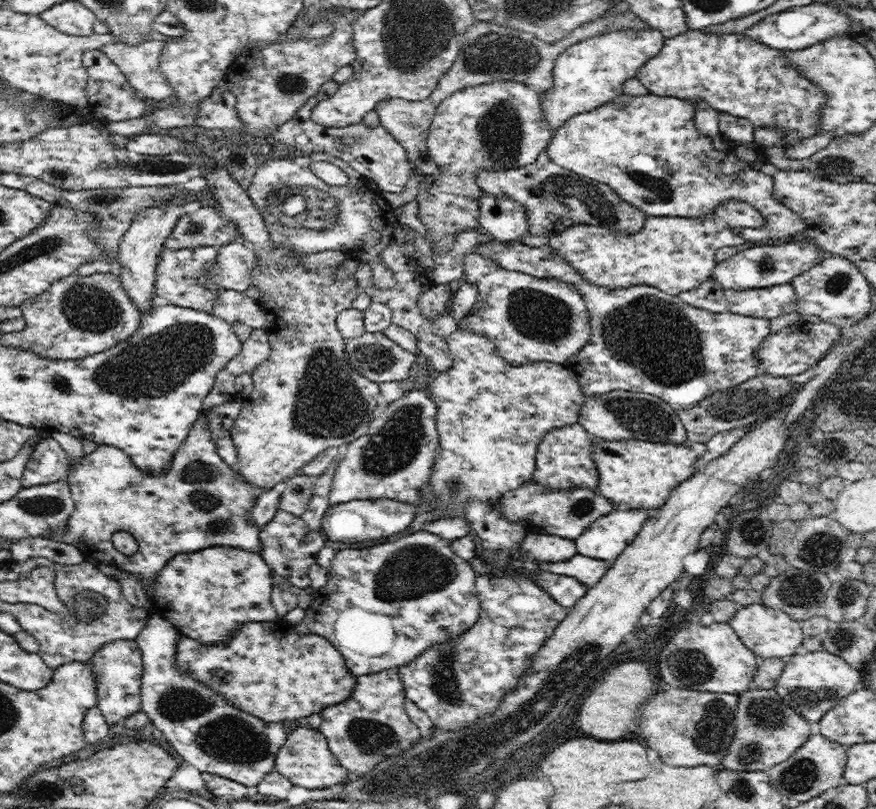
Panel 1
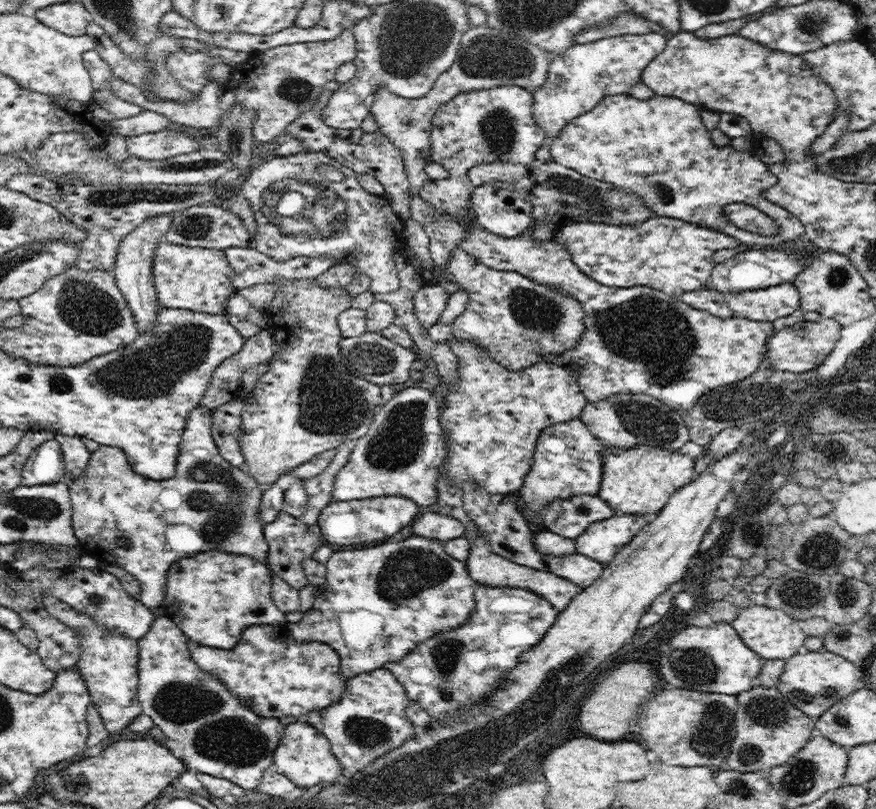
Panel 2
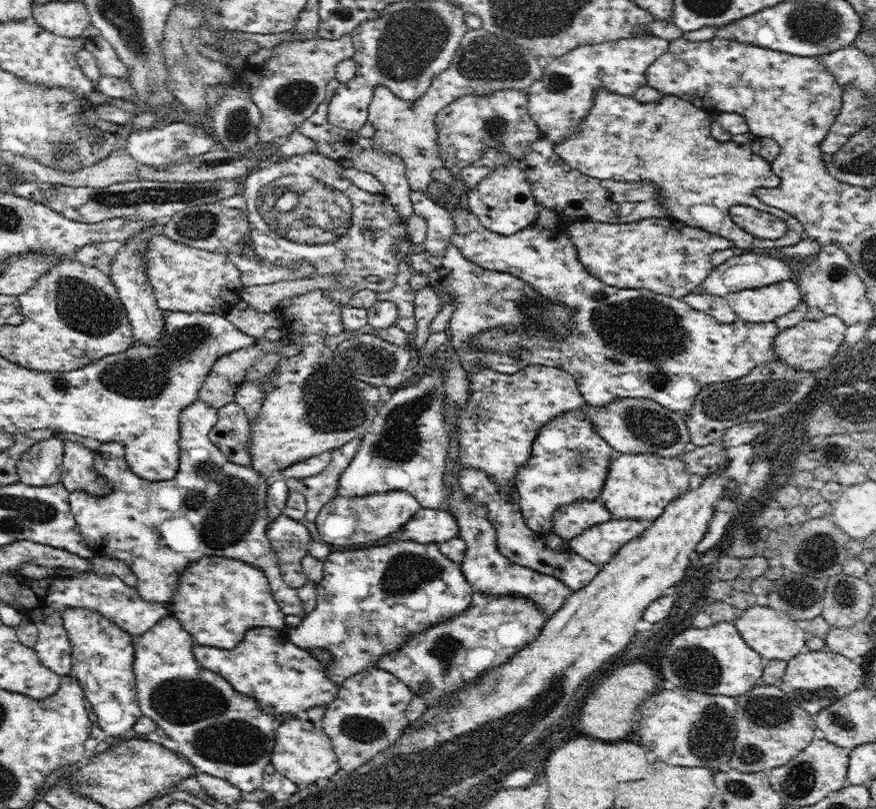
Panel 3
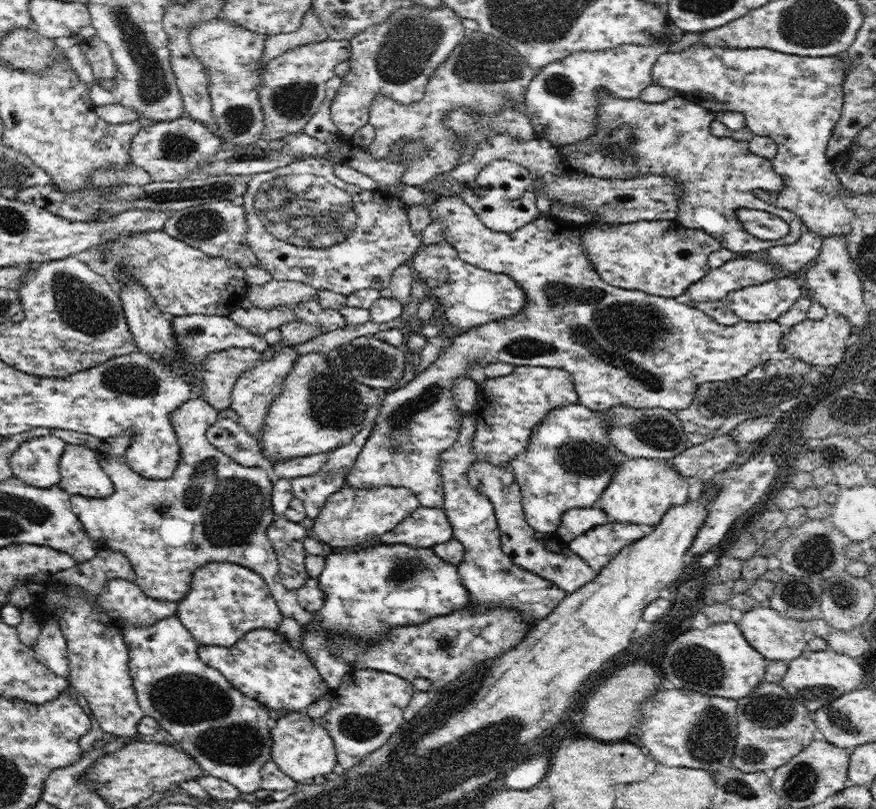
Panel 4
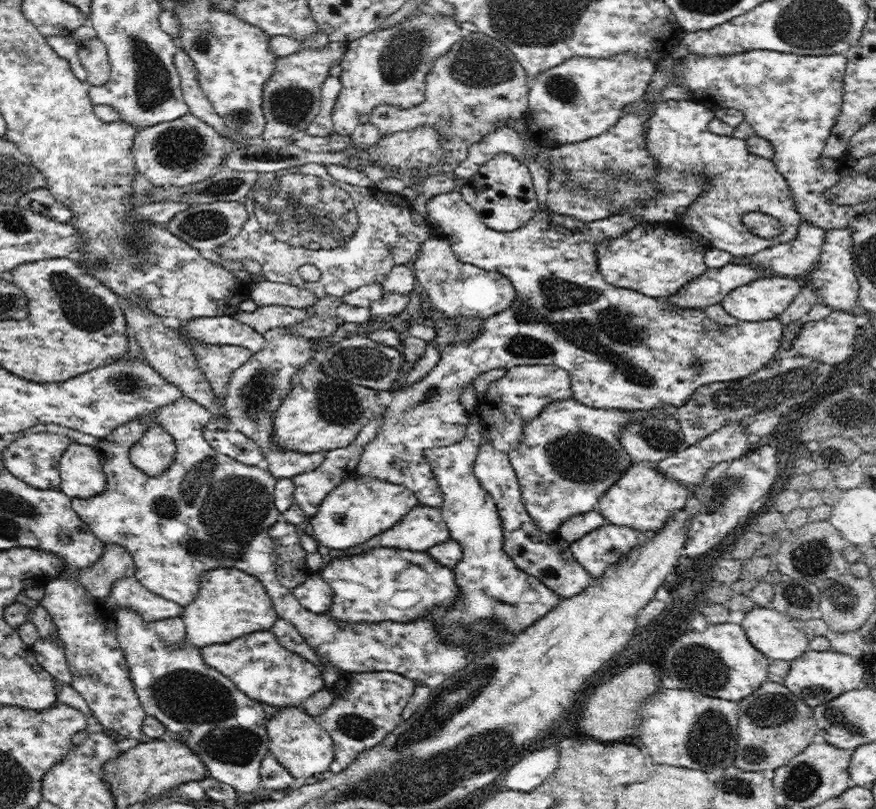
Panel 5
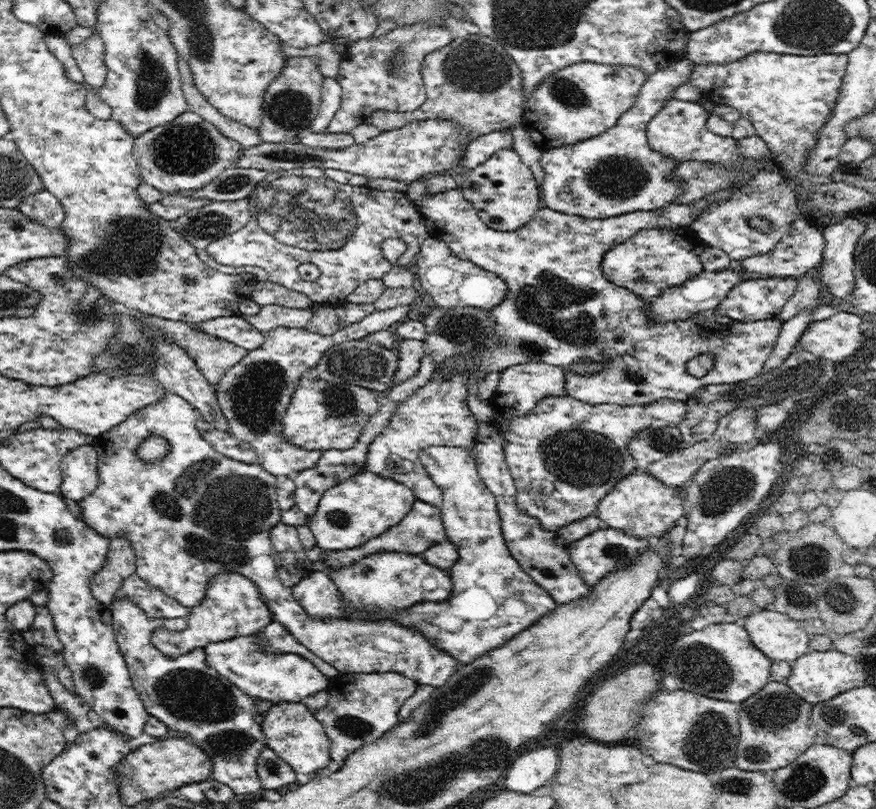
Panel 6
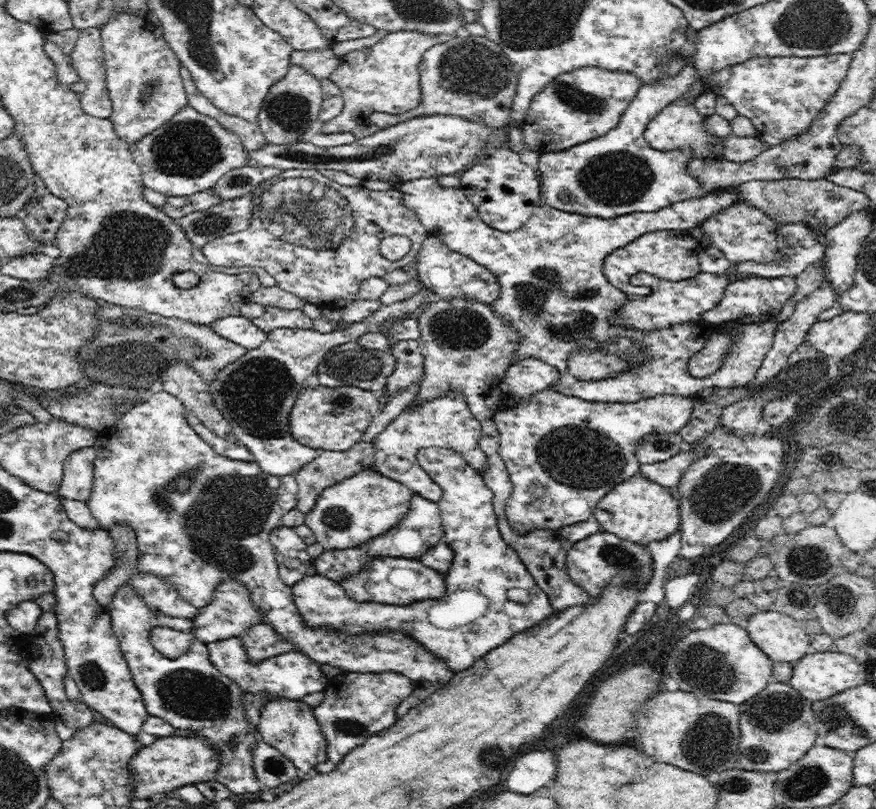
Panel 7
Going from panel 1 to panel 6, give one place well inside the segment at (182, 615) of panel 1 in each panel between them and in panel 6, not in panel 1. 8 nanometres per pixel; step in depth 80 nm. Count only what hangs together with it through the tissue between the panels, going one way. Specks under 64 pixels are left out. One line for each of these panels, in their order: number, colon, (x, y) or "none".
2: (213, 596)
3: (218, 599)
4: (225, 600)
5: (230, 603)
6: (232, 607)

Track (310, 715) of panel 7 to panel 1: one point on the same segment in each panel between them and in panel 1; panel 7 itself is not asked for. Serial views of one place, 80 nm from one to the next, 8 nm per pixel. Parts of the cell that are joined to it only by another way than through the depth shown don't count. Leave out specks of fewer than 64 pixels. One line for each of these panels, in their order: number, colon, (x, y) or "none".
1: (305, 758)
2: (304, 755)
3: (302, 752)
4: (302, 748)
5: (297, 739)
6: (291, 729)

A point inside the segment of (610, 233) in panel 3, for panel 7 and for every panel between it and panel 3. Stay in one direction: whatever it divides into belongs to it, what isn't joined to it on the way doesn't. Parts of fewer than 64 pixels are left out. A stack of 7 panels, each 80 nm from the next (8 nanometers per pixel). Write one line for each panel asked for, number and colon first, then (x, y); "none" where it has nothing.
4: (660, 257)
5: (656, 259)
6: (654, 259)
7: (671, 255)

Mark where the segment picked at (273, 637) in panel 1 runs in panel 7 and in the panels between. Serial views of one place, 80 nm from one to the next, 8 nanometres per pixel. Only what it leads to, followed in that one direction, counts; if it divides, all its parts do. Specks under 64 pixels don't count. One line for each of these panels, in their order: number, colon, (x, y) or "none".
2: (276, 675)
3: (265, 665)
4: (263, 665)
5: (256, 663)
6: (278, 677)
7: (292, 675)

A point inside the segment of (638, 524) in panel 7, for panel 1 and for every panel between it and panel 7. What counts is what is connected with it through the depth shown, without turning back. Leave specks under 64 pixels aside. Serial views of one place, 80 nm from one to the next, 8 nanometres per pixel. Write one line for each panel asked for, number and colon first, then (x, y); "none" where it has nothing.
1: (640, 474)
2: (640, 480)
3: (639, 486)
4: (643, 490)
5: (643, 498)
6: (639, 505)

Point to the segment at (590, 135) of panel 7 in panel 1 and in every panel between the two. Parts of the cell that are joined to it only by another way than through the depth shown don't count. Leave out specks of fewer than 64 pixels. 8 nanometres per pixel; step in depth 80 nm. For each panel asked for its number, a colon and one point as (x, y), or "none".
1: (589, 74)
2: (581, 77)
3: (564, 95)
4: (561, 100)
5: (577, 100)
6: (582, 100)

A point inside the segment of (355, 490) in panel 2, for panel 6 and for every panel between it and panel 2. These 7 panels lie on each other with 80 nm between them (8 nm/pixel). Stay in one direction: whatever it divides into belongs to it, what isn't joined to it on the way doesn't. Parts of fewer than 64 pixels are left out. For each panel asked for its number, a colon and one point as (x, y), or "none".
3: (406, 448)
4: (622, 347)
5: (622, 349)
6: (560, 307)

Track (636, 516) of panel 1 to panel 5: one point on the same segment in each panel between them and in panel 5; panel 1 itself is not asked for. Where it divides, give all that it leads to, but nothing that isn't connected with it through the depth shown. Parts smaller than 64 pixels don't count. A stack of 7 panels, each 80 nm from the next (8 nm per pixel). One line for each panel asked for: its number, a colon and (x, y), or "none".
2: (601, 541)
3: (598, 544)
4: (598, 546)
5: (596, 551)

